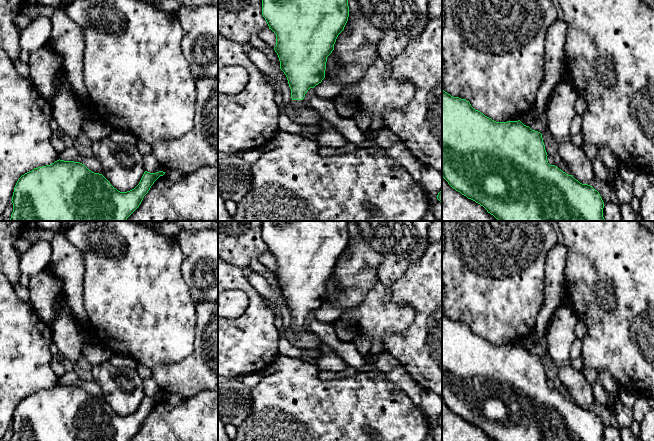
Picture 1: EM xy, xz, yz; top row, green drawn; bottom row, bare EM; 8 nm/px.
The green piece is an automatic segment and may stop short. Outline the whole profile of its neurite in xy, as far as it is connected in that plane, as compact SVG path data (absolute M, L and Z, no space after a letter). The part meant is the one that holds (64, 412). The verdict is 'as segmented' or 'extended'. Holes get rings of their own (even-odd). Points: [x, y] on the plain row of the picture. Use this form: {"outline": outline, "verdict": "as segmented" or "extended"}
{"outline": "M59 383L50 389L34 392L18 403L11 424L11 441L129 441L139 431L154 406L164 398L163 395L145 395L134 413L120 416L102 398L92 396L84 388Z", "verdict": "as segmented"}

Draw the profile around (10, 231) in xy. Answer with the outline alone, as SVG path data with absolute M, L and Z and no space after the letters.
M0 221L0 272L13 286L19 284L20 253L14 243L30 221Z

